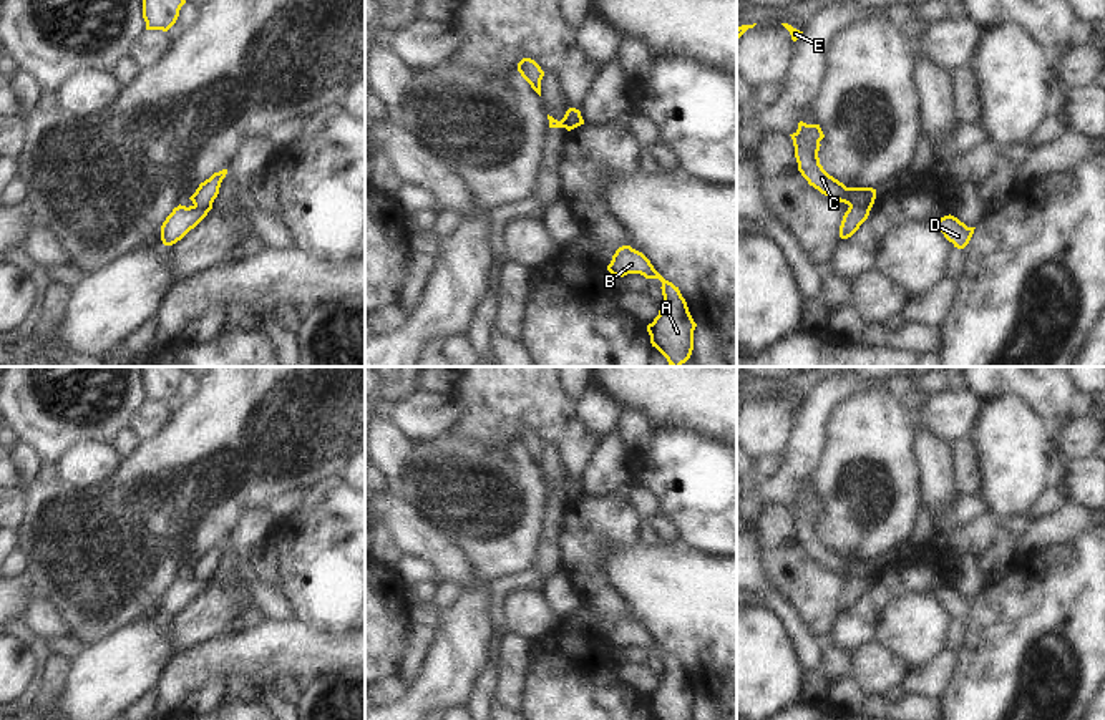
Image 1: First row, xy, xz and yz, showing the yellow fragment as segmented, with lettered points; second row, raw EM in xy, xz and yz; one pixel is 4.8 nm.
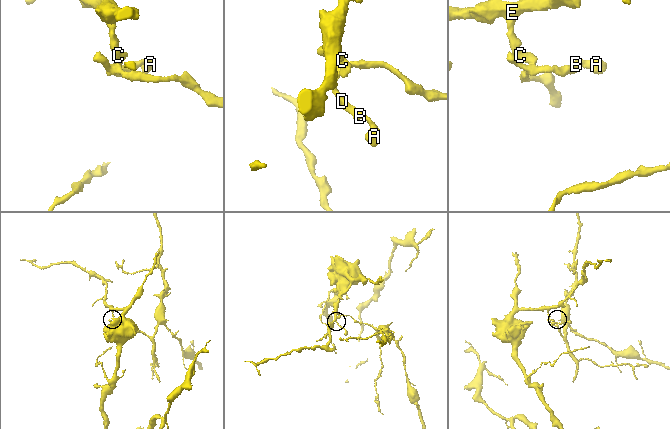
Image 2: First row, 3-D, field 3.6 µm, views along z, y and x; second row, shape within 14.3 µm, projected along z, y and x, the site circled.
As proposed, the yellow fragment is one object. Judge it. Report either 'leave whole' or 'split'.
split

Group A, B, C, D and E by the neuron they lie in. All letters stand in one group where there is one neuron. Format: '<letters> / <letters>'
A B D / C E

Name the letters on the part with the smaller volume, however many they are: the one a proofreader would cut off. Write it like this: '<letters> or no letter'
A, B, D.

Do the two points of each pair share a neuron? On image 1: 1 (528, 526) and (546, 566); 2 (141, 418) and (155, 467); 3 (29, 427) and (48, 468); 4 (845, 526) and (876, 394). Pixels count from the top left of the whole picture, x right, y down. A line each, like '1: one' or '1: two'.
1: two
2: two
3: two
4: one

